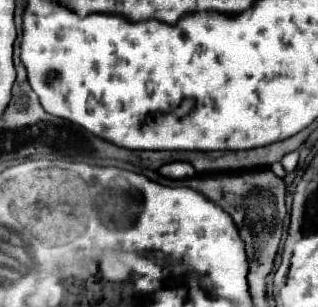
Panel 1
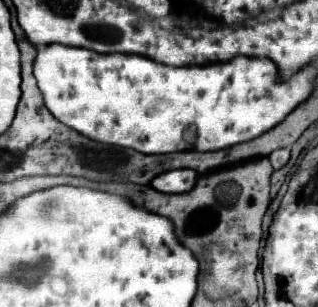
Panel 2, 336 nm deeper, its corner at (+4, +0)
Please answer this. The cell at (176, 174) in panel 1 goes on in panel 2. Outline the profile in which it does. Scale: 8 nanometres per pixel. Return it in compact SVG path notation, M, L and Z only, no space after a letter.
M173 169L169 173L157 175L151 181L151 187L161 191L161 193L167 193L167 195L187 193L187 191L191 191L195 187L197 177L199 177L199 173L193 171L193 169Z

